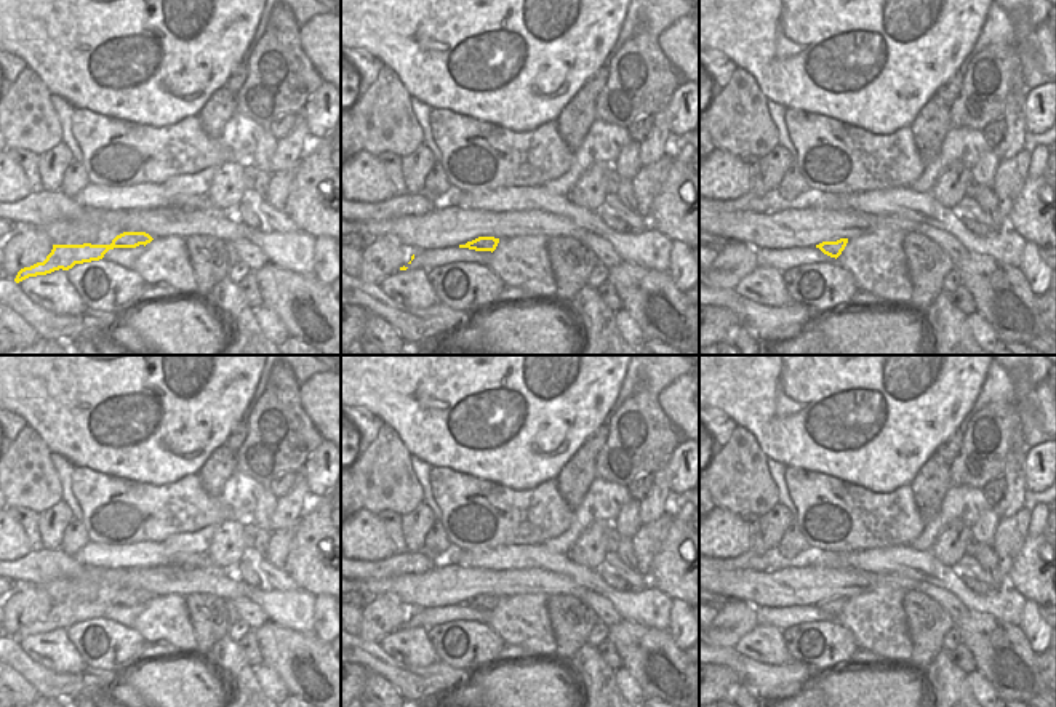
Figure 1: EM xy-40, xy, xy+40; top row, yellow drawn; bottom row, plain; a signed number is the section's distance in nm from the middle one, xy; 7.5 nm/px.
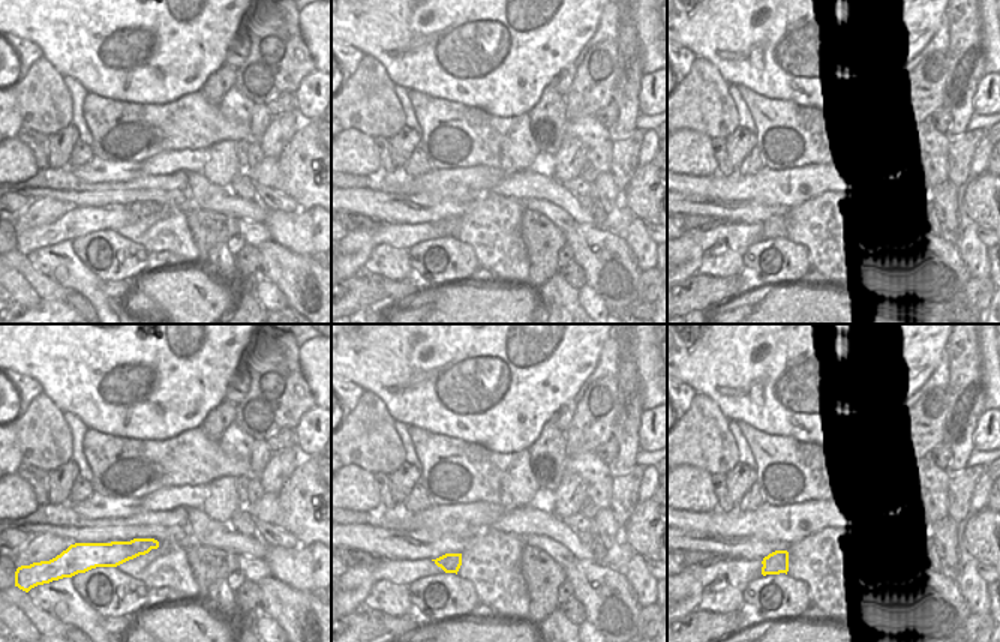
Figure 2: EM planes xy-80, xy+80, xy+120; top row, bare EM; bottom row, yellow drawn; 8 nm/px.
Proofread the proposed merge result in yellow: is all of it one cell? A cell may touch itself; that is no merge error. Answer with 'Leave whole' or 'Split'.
Leave whole.

